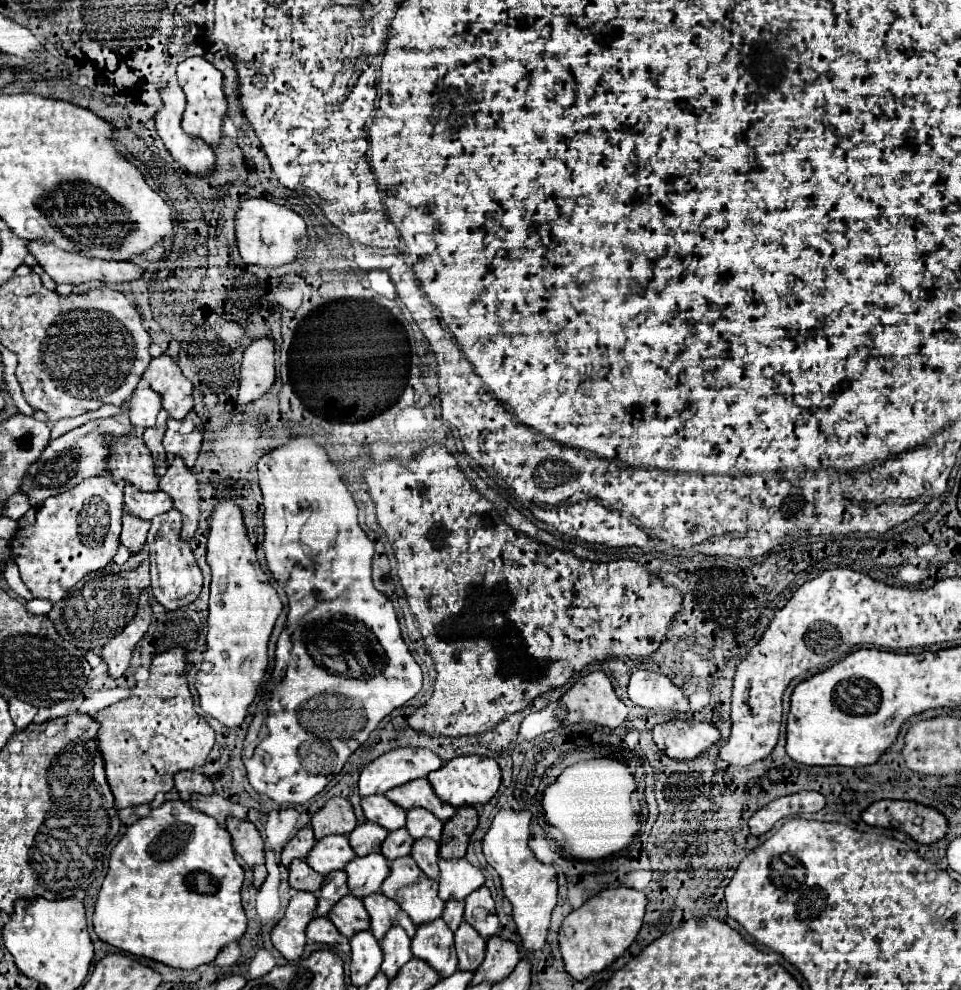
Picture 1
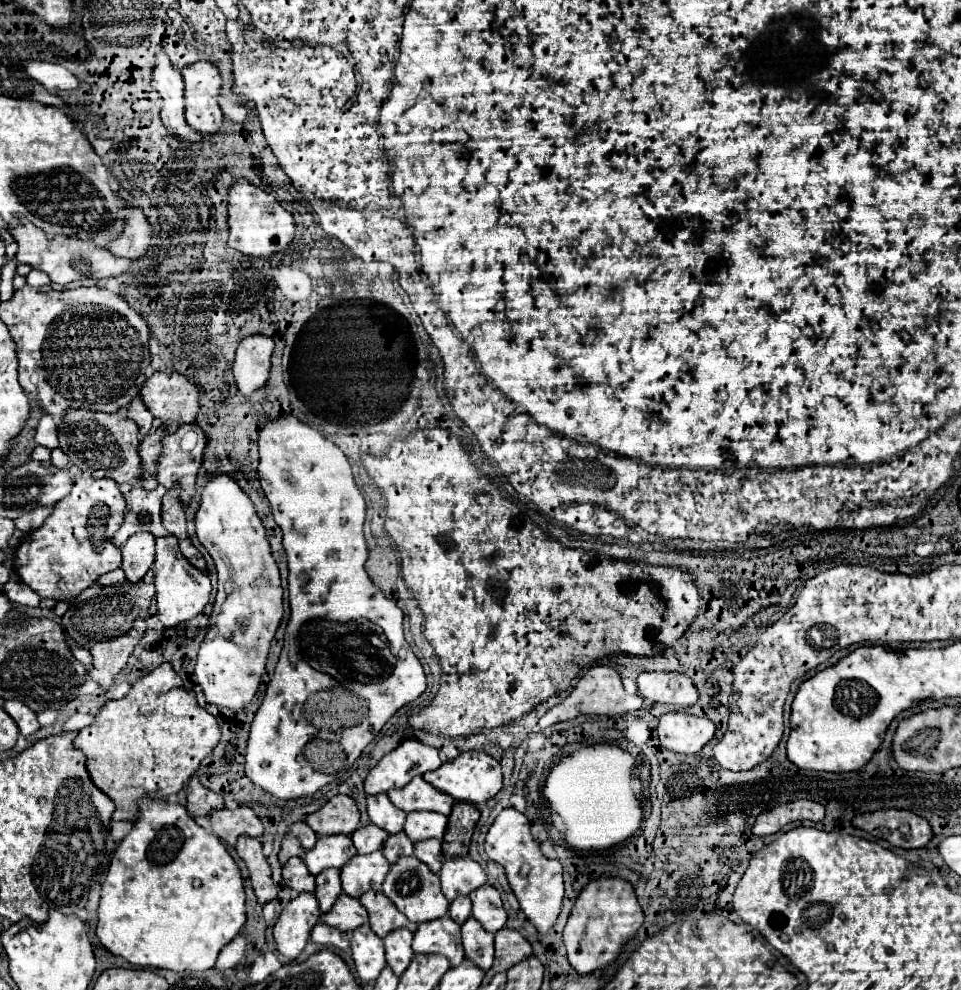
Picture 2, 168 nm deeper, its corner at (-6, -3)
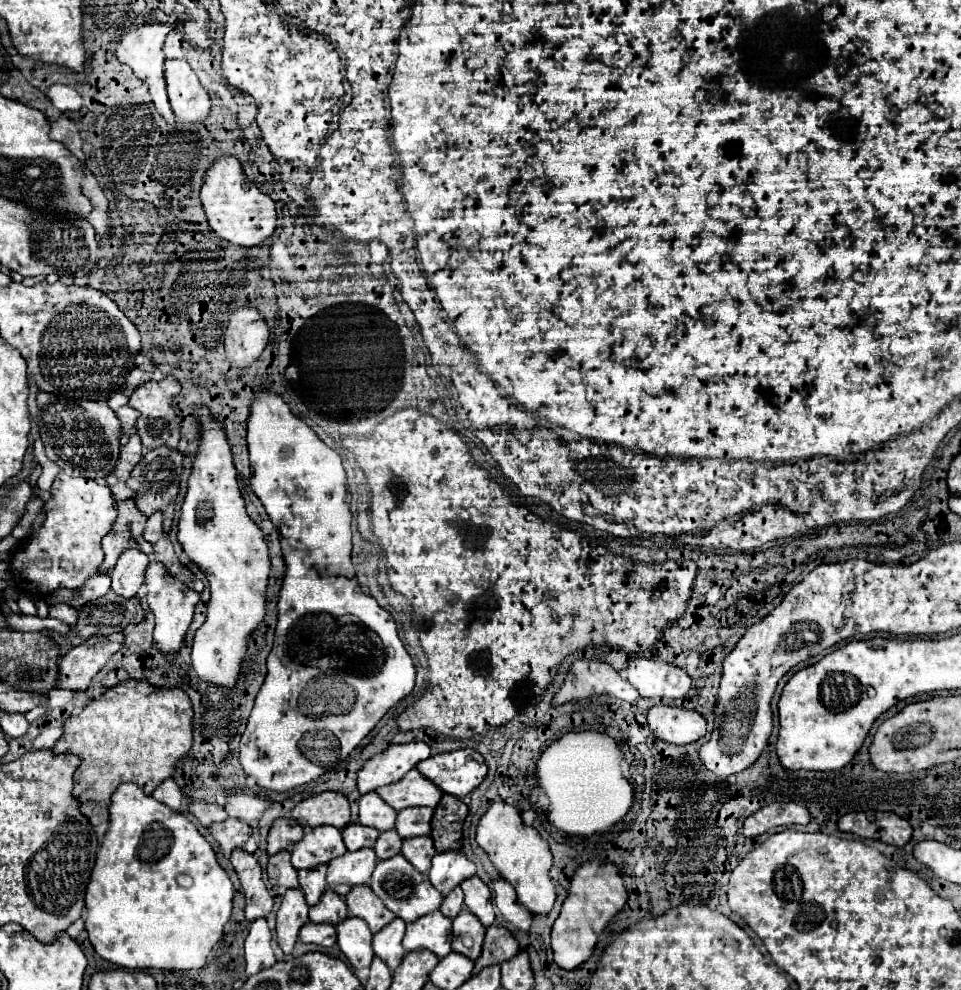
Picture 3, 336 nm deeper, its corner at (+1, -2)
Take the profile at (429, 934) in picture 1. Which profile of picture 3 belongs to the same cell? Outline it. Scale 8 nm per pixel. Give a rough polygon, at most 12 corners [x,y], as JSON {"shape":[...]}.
{"shape":[[436,910],[406,926],[404,948],[452,952],[452,920]]}

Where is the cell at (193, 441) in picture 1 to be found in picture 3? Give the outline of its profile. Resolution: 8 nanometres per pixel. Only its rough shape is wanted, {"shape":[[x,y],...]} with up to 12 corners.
{"shape":[[160,446],[132,470],[128,488],[146,518],[164,514],[170,530],[182,456]]}

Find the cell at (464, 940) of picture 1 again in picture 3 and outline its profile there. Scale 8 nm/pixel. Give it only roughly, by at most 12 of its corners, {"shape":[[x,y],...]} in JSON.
{"shape":[[462,908],[452,926],[452,950],[476,960],[486,928]]}

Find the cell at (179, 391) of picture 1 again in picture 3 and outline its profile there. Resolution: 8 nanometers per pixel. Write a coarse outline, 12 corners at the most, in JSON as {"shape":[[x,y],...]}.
{"shape":[[174,376],[146,382],[130,396],[140,412],[136,434],[144,448],[176,448],[180,418]]}

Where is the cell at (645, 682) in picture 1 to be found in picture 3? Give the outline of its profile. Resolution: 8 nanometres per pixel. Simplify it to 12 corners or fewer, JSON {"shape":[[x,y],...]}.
{"shape":[[644,656],[626,678],[644,698],[682,698],[690,676]]}

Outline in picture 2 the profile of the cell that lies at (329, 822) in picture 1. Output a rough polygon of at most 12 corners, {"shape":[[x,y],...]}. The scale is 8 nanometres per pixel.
{"shape":[[349,795],[331,797],[307,817],[317,835],[351,835],[359,809]]}

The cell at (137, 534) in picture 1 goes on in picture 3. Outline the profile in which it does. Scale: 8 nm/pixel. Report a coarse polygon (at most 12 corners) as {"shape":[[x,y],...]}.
{"shape":[[124,550],[112,568],[112,590],[132,598],[144,584],[150,556]]}

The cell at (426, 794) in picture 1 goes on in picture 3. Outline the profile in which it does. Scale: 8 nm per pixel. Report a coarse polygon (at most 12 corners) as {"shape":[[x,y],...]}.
{"shape":[[416,768],[396,784],[376,788],[394,810],[436,808],[442,790]]}

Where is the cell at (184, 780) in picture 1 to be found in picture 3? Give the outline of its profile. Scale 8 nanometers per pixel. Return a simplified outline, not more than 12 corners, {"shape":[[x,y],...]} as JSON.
{"shape":[[202,800],[190,804],[190,814],[204,826],[224,822],[226,810]]}

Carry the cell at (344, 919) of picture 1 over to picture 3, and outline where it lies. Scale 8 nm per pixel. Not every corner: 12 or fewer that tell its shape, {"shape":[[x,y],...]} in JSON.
{"shape":[[330,888],[310,908],[312,922],[338,924],[348,916],[344,898]]}

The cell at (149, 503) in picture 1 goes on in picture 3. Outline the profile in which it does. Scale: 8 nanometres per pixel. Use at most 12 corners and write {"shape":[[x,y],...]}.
{"shape":[[134,500],[118,504],[118,518],[104,536],[105,574],[126,548],[152,554],[142,538],[146,518]]}

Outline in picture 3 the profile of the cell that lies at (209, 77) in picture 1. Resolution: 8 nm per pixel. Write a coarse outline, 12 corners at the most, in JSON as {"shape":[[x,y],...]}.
{"shape":[[166,60],[170,106],[180,122],[210,112],[208,92],[184,60]]}

